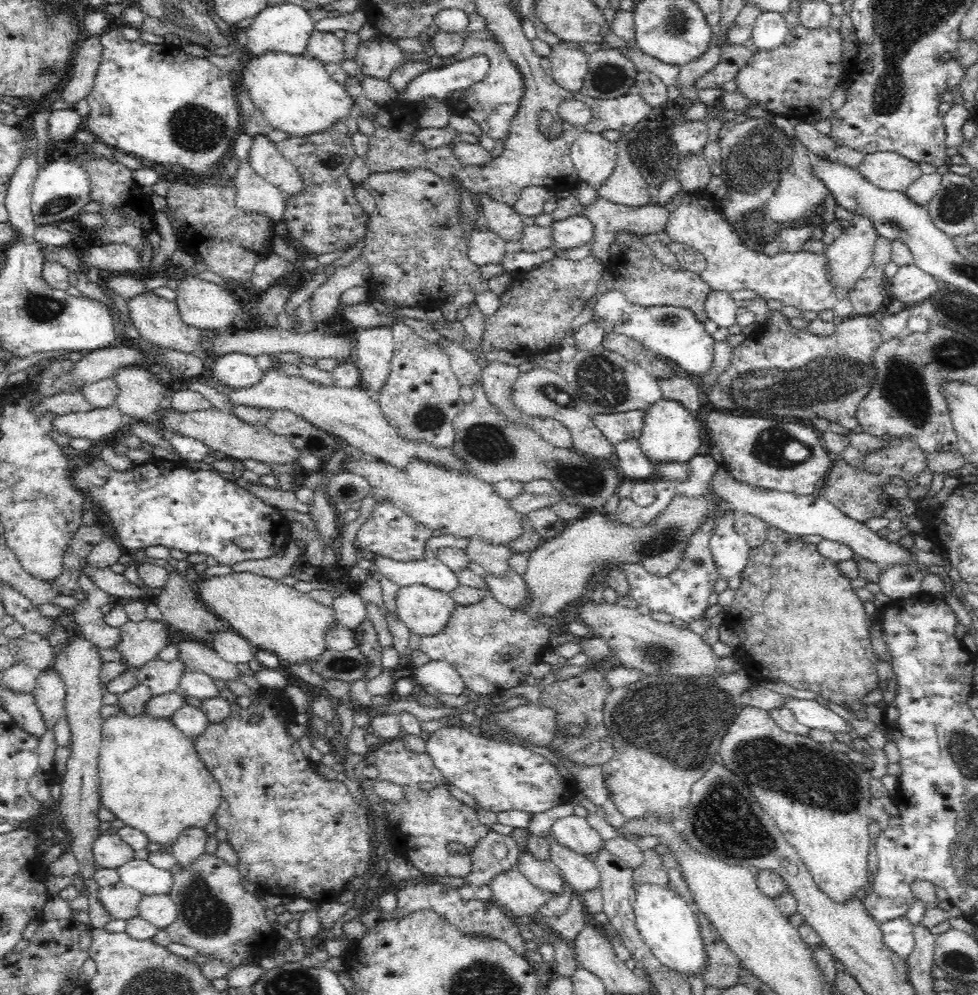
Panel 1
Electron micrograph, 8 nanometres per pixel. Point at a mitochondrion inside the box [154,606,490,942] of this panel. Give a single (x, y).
(204, 914)

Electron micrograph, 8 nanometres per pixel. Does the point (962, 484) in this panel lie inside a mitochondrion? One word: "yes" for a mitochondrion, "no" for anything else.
no

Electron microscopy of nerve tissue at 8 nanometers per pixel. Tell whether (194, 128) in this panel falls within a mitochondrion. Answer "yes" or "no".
yes

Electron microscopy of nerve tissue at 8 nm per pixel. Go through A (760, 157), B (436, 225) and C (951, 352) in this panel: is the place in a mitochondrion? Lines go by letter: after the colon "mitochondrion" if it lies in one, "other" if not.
A: mitochondrion
B: mitochondrion
C: mitochondrion

